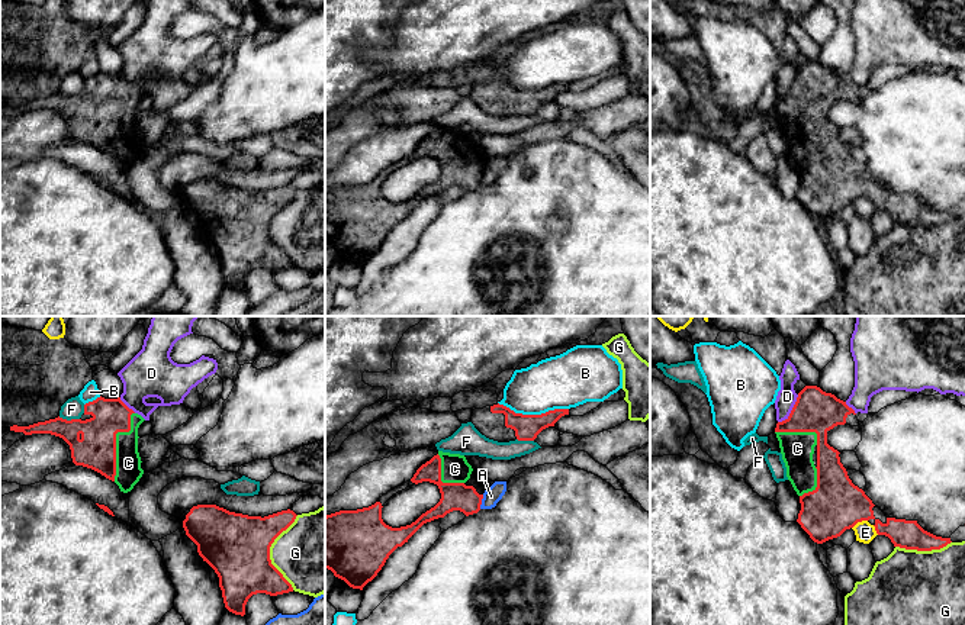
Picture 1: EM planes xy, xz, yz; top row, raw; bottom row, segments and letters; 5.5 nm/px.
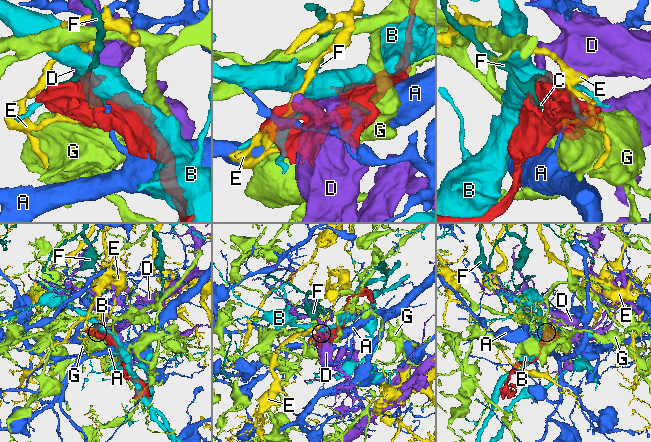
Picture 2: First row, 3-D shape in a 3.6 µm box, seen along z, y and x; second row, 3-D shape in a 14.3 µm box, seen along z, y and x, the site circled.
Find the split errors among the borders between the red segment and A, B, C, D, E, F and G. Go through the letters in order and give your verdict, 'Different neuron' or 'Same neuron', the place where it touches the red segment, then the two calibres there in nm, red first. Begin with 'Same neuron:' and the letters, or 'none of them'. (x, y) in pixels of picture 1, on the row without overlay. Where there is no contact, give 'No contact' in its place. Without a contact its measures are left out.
Same neuron: C
A: Different neuron. Touches red at xz (481, 177). Thickness 160 nm (red) against 90 nm
B: Different neuron. Touches red at xz (533, 90). Thickness 140 nm (red) against 300 nm
C: Same neuron. Touches red at xy (115, 118). Thickness 220 nm (red) against 140 nm
D: Different neuron. Touches red at yz (791, 86). Thickness 240 nm (red) against 110 nm
E: Different neuron. Touches red at yz (859, 196). Thickness 300 nm (red) against 110 nm
F: Different neuron. Touches red at xy (68, 96). Thickness 220 nm (red) against 110 nm
G: Different neuron. Touches red at xy (269, 228). Thickness 360 nm (red) against 420 nm

